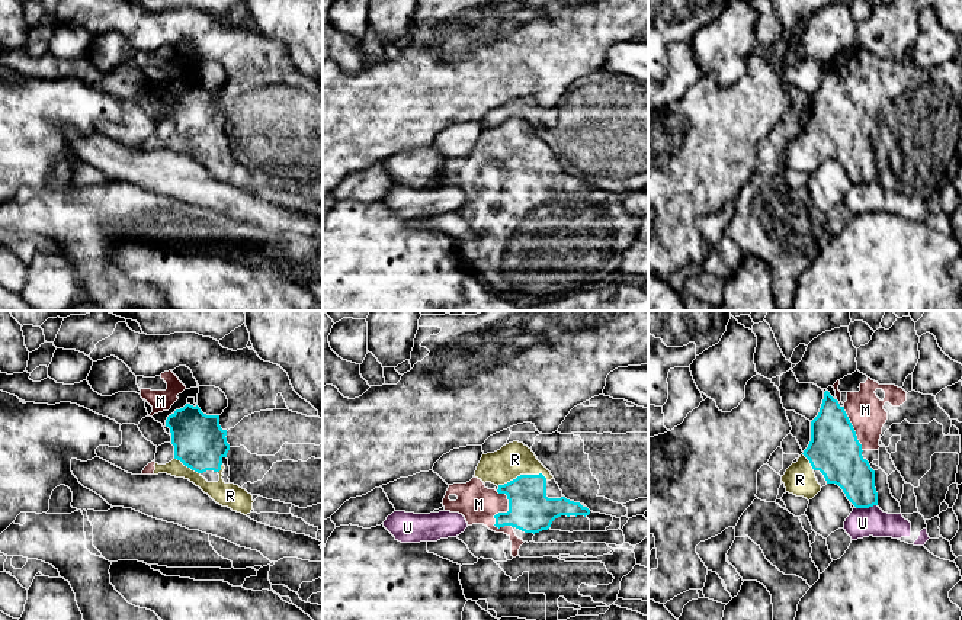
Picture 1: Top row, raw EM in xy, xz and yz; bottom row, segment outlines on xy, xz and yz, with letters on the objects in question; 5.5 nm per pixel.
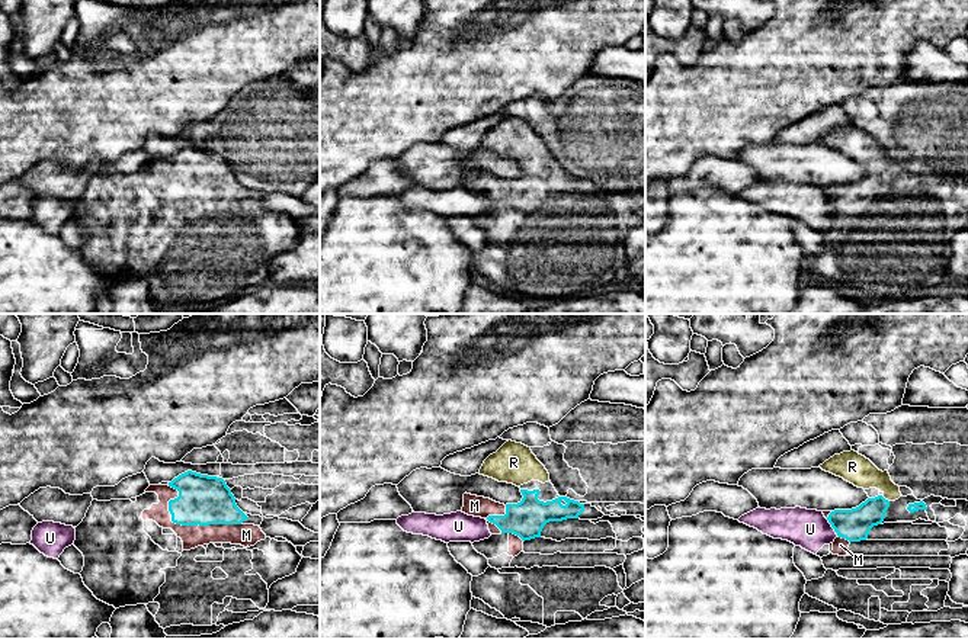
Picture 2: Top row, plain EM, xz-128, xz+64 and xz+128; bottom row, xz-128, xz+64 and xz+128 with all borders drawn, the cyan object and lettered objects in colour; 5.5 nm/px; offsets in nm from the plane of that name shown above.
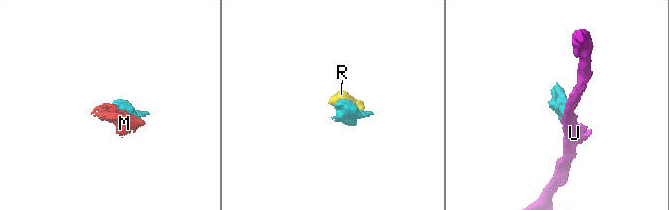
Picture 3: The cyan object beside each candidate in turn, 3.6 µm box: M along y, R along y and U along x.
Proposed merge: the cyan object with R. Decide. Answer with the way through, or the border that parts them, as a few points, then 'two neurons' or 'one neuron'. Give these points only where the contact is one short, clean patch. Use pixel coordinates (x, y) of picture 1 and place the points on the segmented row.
one neuron

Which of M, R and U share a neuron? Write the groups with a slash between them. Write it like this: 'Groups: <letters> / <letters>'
Groups: M R / U

